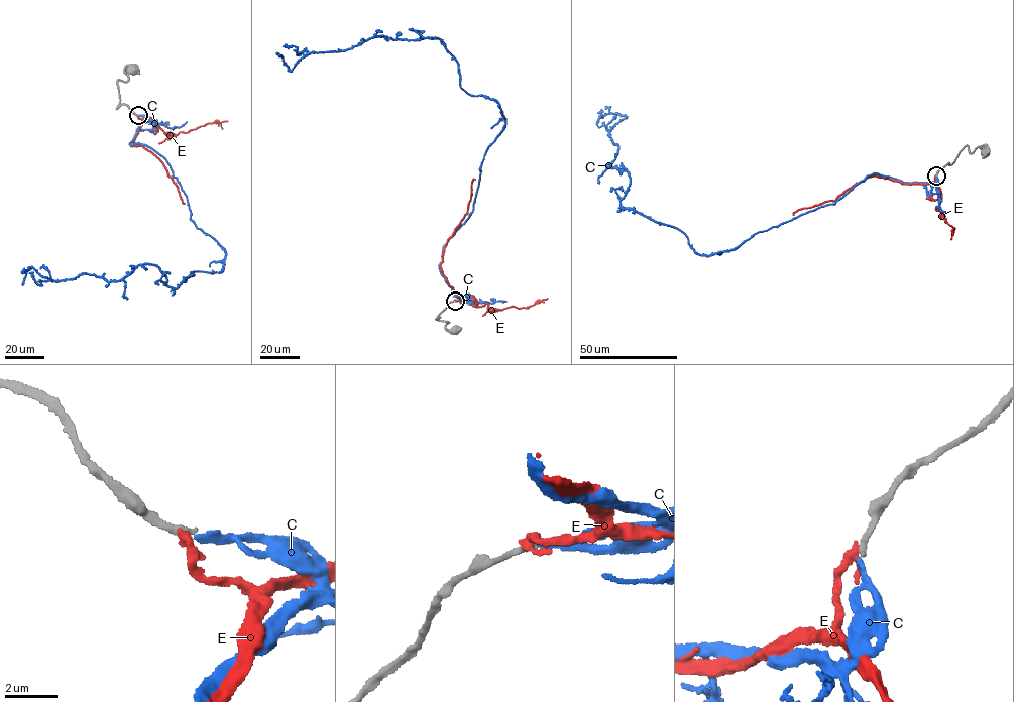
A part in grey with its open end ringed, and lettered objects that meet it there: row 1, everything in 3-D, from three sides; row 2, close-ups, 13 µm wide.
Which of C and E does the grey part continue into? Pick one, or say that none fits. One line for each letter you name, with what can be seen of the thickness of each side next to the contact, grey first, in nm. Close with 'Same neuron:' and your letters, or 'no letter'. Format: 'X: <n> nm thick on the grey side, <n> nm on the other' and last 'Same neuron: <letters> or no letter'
C: 240 nm thick on the grey side, 260 nm on the other
Same neuron: C

